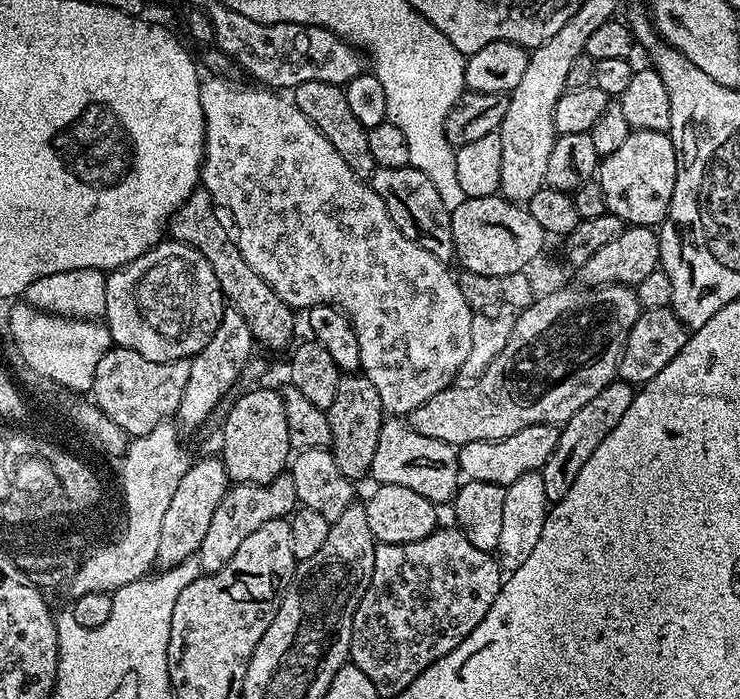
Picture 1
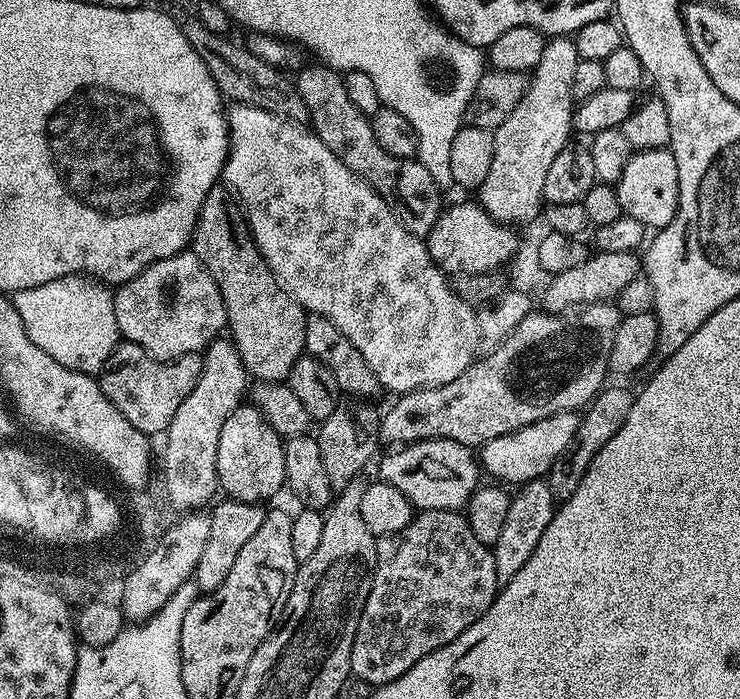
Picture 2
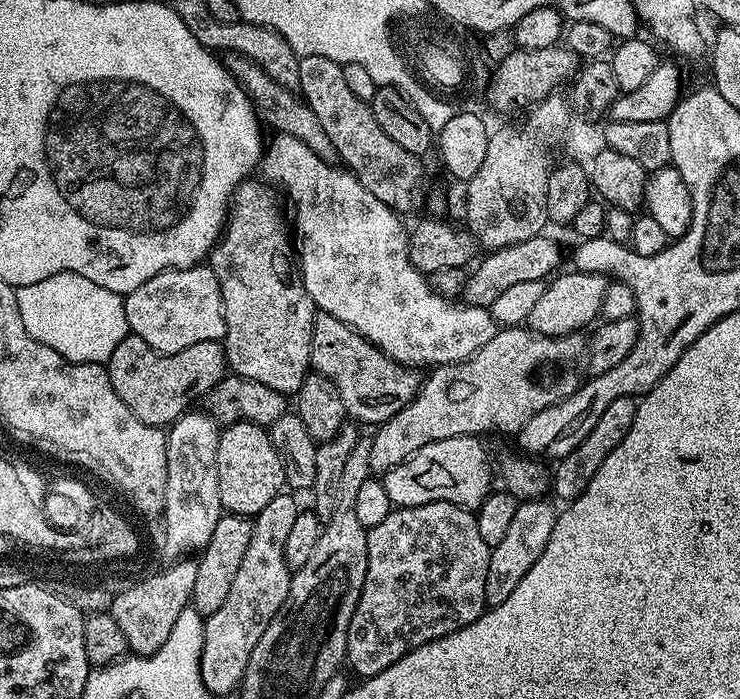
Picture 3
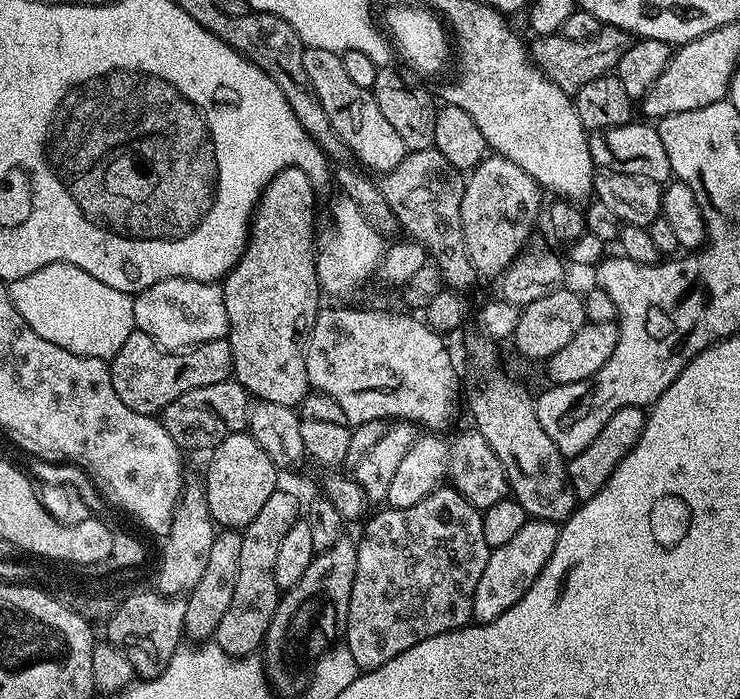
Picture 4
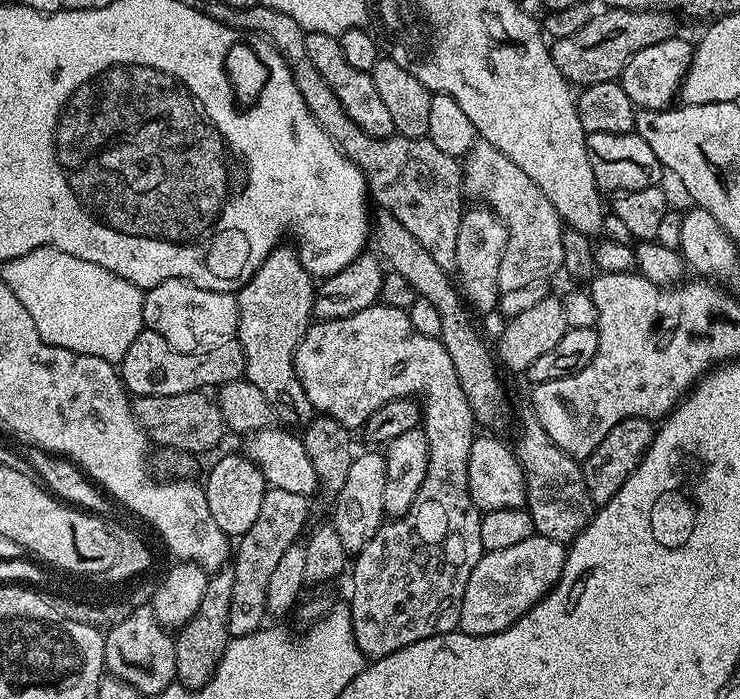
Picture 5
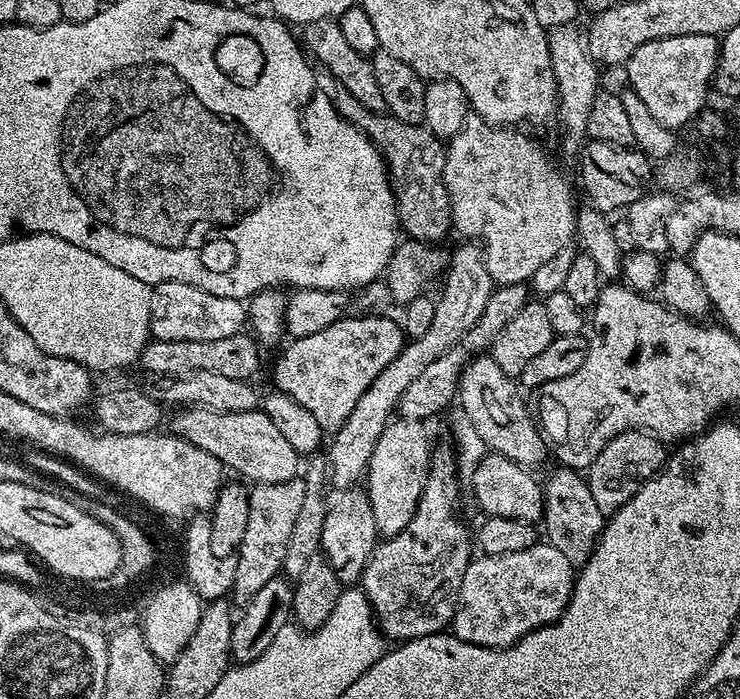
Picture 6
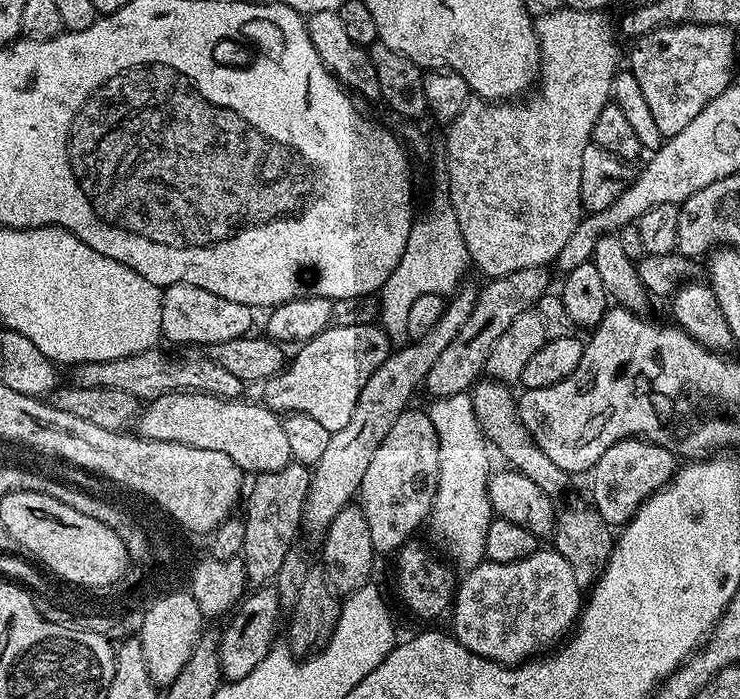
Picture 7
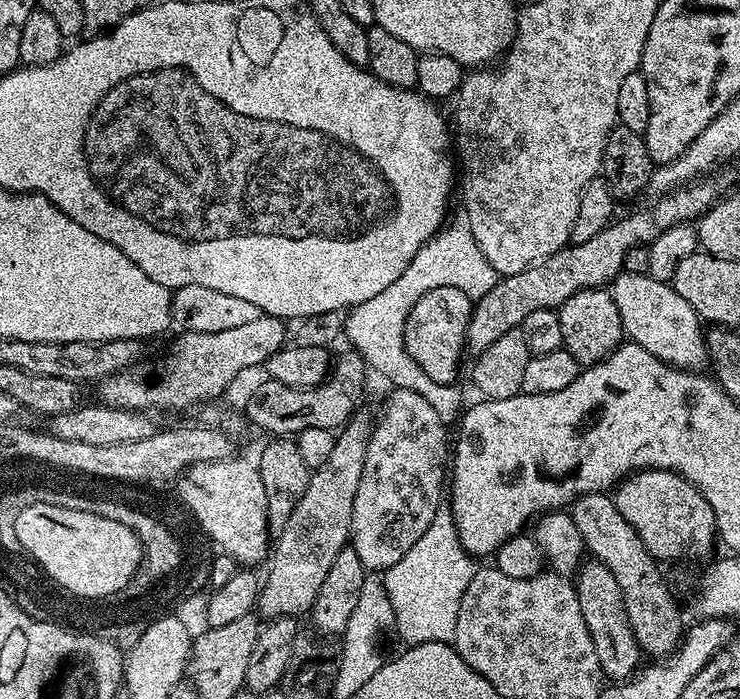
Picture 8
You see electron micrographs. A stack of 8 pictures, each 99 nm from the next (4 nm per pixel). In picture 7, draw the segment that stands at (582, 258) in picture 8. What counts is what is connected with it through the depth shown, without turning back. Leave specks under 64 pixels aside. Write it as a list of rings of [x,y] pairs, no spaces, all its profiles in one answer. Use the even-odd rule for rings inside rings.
[[[547,267],[527,268],[514,274],[498,276],[487,281],[488,285],[475,297],[470,318],[458,330],[458,334],[442,350],[440,360],[428,372],[426,384],[433,397],[449,396],[452,393],[468,392],[481,379],[487,369],[490,350],[494,342],[509,328],[510,322],[518,318],[518,314],[529,311],[543,296],[549,295]]]

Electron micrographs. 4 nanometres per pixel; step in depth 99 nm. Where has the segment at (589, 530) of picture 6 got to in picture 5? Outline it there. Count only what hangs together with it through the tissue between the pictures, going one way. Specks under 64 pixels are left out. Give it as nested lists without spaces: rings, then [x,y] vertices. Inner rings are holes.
[[[527,415],[520,420],[520,429],[516,432],[516,444],[514,443],[516,461],[522,466],[526,478],[526,490],[528,491],[526,507],[530,518],[534,518],[534,526],[539,535],[568,546],[576,539],[576,535],[592,521],[594,515],[594,505],[584,485],[584,469],[578,463],[577,457],[569,452],[563,452],[552,441],[550,434],[546,434],[546,430],[536,421],[535,415]]]

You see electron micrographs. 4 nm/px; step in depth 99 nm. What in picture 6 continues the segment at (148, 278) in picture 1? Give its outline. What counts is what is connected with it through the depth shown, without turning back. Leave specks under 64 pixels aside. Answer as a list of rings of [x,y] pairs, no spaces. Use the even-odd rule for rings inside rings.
[[[164,280],[150,294],[149,333],[170,342],[210,342],[238,334],[246,324],[245,301],[210,294],[186,282]]]

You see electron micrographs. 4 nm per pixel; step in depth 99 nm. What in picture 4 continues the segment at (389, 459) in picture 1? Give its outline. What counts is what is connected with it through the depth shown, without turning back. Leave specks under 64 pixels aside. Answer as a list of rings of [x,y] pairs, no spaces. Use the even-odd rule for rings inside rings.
[[[469,430],[458,433],[453,440],[444,438],[440,434],[417,435],[414,446],[410,446],[406,458],[402,458],[398,471],[390,481],[387,507],[414,506],[414,502],[422,502],[422,498],[435,492],[445,481],[462,493],[477,510],[494,506],[494,502],[509,495],[508,479],[502,470],[502,462],[498,462],[498,454],[490,450],[490,442],[486,442],[480,432]]]

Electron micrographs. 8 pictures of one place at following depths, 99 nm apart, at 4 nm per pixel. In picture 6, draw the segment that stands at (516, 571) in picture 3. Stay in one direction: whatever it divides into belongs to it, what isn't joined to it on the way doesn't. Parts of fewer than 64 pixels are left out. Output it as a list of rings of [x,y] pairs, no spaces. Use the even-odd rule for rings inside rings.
[[[538,542],[530,550],[518,550],[518,554],[477,555],[462,574],[451,635],[478,646],[508,648],[528,632],[555,623],[572,596],[573,583],[570,558],[547,542]]]

